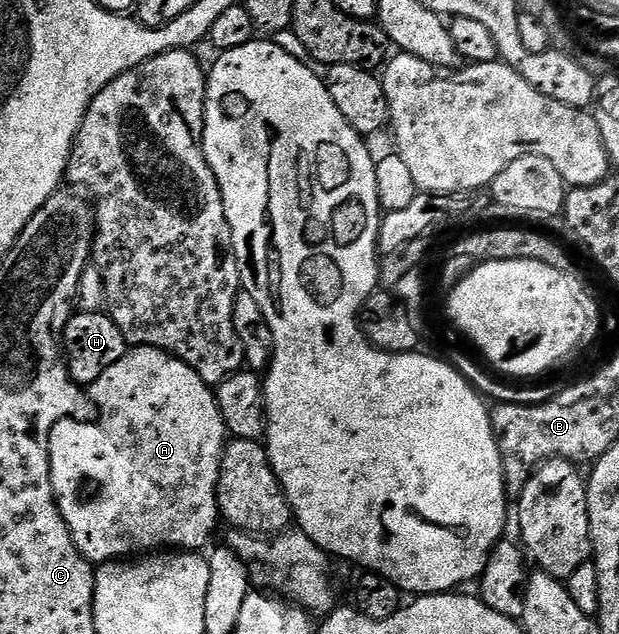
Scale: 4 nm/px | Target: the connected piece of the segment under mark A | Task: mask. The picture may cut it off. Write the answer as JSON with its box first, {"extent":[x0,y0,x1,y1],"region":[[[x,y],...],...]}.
{"extent":[48,347,226,566],"region":[[[133,347],[124,353],[124,357],[102,378],[98,378],[90,386],[90,395],[96,401],[98,417],[97,424],[78,420],[59,420],[52,428],[48,439],[50,450],[50,480],[54,486],[54,498],[74,542],[81,554],[88,559],[89,564],[99,566],[110,560],[123,560],[135,557],[137,554],[147,553],[149,550],[204,550],[209,547],[208,539],[216,528],[216,520],[221,519],[220,507],[216,491],[220,477],[220,463],[224,457],[226,443],[226,429],[222,422],[222,414],[218,410],[216,393],[198,373],[177,356],[171,356],[161,348]]]}

